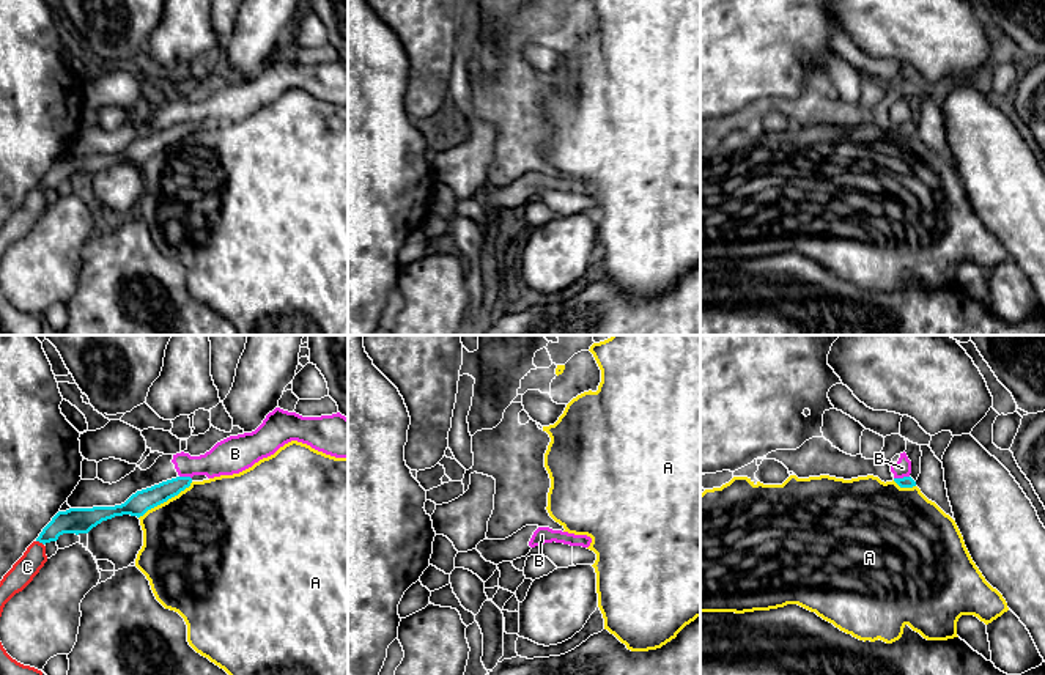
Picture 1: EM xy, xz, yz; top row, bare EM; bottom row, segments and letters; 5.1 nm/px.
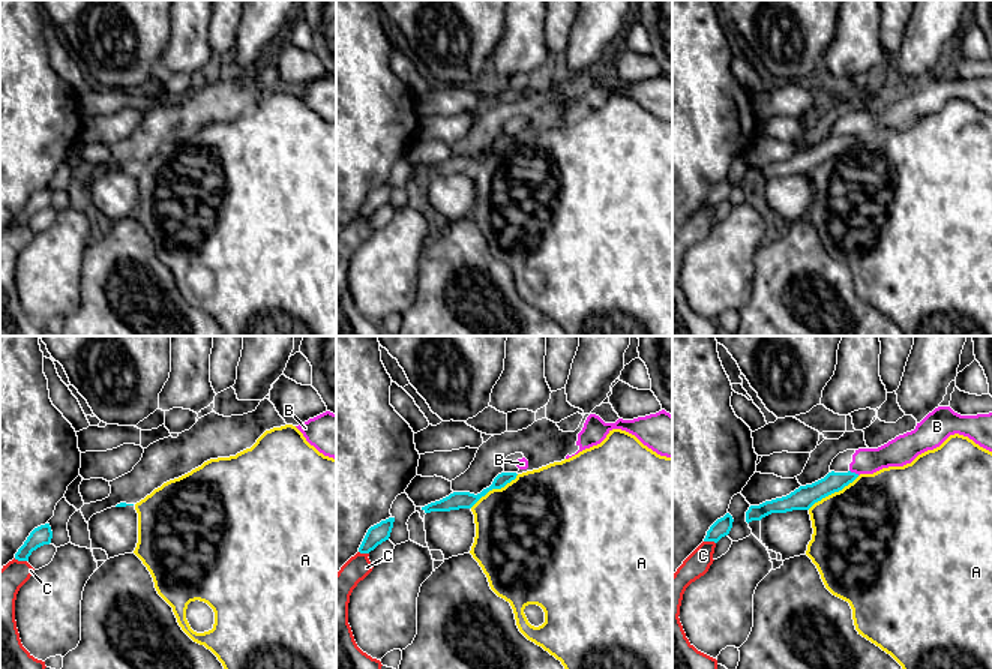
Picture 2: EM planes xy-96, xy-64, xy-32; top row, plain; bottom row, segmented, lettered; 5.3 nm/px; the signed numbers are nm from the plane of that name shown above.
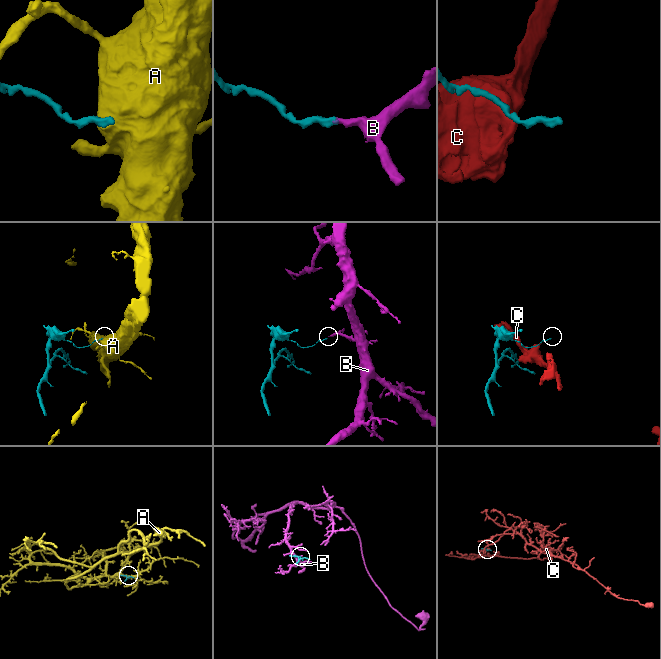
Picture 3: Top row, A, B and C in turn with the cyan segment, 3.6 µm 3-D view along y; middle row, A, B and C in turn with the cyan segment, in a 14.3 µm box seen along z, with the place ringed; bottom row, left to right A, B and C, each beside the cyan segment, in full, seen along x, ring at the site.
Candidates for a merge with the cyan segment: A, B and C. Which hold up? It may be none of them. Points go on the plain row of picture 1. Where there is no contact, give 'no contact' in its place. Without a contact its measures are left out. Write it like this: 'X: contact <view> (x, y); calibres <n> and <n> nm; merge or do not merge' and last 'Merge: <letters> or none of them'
A: contact xy (166, 148); calibres 110 and 500 nm; do not merge
B: contact yz (900, 126); calibres 60 and 90 nm; do not merge
C: contact xy (40, 189); calibres 130 and 120 nm; do not merge
Merge: none of them

